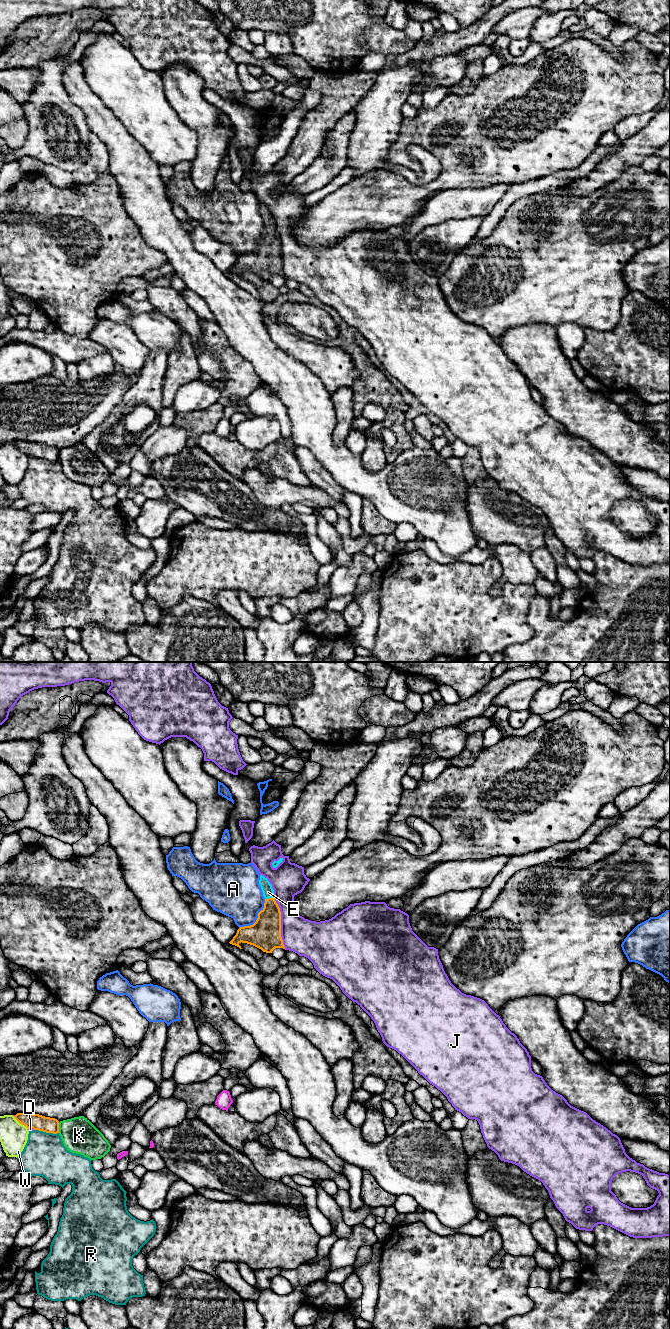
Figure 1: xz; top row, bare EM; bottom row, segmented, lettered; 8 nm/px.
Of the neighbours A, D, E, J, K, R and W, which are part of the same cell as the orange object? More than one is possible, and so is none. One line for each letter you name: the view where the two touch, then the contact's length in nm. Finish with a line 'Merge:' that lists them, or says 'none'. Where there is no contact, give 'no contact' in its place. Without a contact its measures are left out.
E: meets orange in xz; contact 80 nm long
Merge: E

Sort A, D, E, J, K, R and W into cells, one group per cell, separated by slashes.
A / D / E / J / K / R / W

